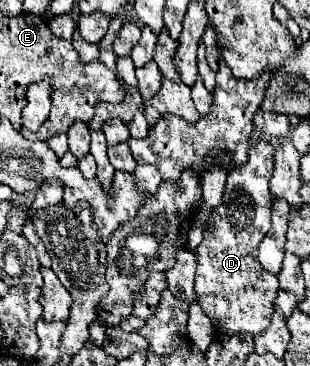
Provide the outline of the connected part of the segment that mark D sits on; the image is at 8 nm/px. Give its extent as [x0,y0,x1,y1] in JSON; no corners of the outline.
[194,141,278,335]

